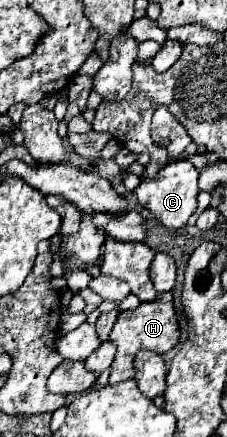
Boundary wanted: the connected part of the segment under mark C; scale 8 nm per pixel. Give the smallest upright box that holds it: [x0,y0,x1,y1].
[133,160,199,228]

